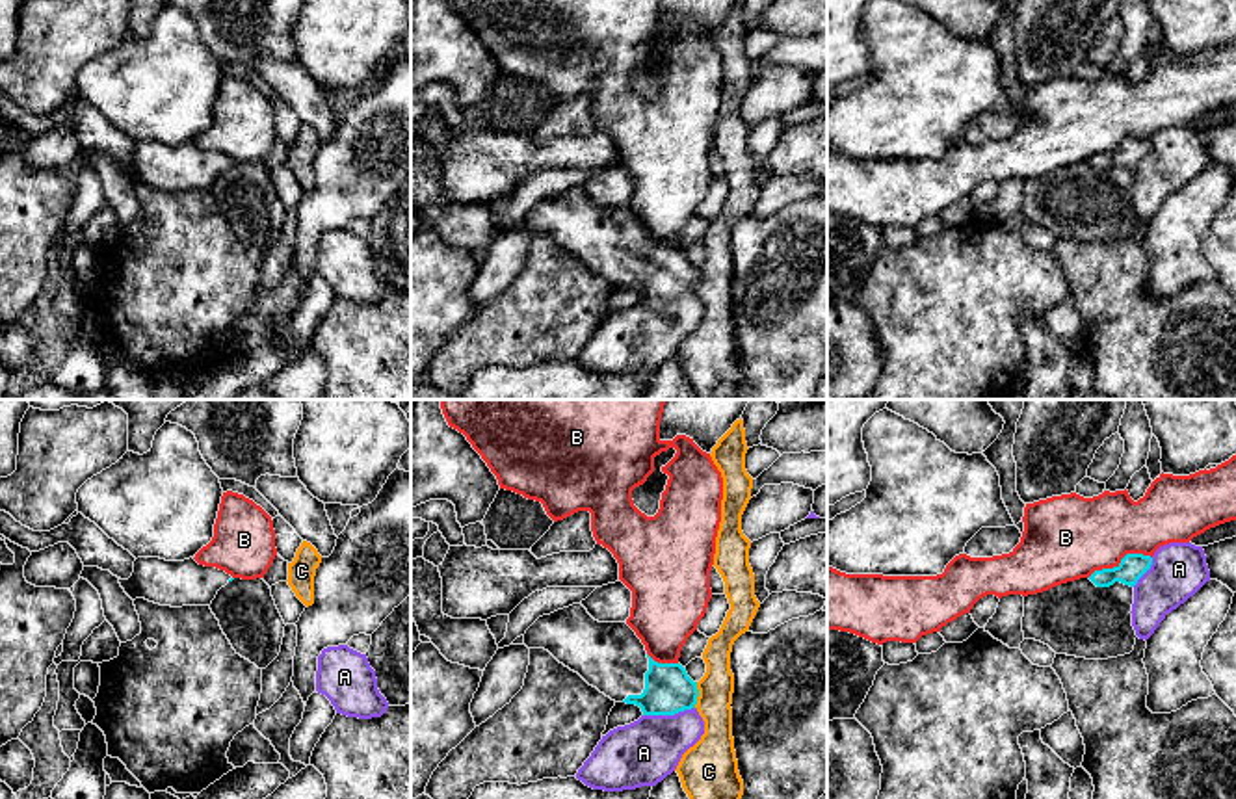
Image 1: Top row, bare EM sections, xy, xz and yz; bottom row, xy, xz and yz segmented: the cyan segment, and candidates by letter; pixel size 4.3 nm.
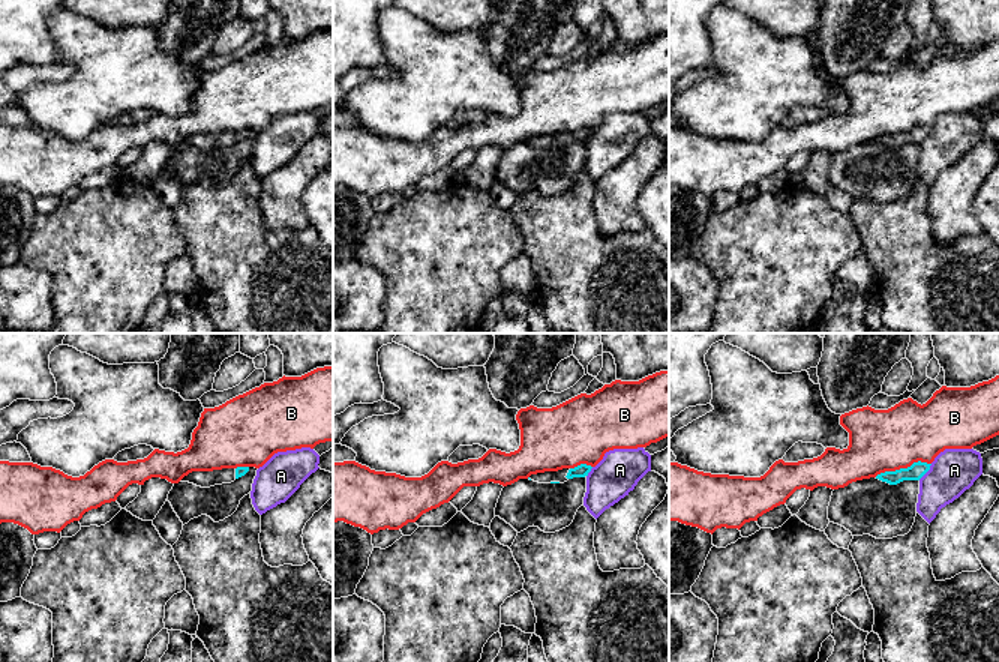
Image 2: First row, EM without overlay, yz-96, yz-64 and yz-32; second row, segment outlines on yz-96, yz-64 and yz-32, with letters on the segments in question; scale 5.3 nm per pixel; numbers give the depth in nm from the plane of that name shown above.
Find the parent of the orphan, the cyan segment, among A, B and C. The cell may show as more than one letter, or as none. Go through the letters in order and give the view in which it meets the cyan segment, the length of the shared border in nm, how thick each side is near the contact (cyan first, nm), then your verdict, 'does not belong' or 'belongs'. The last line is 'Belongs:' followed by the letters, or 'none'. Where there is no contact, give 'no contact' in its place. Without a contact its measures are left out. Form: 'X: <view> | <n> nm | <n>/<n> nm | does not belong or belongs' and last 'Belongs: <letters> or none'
A: xz | 220 nm | 200/280 nm | does not belong
B: yz | 300 nm | 110/360 nm | does not belong
C: xz | 110 nm | 200/160 nm | does not belong
Belongs: none

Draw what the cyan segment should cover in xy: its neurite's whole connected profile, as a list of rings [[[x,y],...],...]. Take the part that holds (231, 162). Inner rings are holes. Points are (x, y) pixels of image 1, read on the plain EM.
[[[138,141],[134,156],[119,167],[136,184],[171,191],[210,190],[217,175],[234,162],[216,151],[199,149],[193,141],[165,145],[160,141]]]

